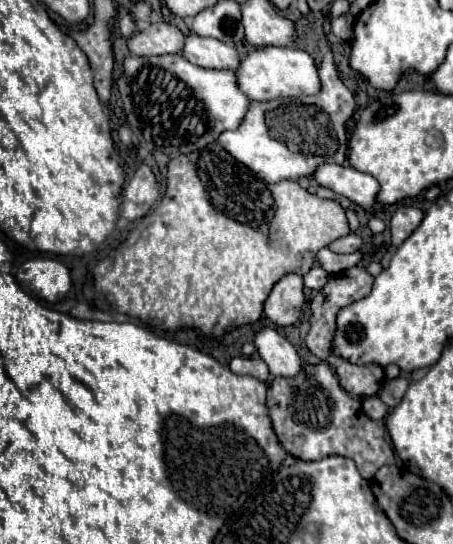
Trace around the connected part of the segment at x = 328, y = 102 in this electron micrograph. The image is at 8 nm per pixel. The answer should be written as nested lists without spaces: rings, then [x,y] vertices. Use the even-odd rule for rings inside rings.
[[[326,53],[318,65],[318,77],[322,87],[316,95],[250,101],[240,127],[220,133],[220,147],[268,183],[308,177],[320,163],[342,165],[348,155],[346,121],[354,113],[354,97],[338,77],[332,53]]]

